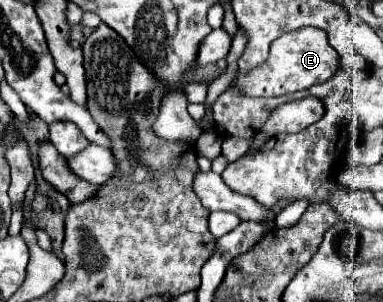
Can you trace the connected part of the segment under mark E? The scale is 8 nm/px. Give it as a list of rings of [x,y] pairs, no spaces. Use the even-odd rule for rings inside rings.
[[[303,27],[275,39],[275,43],[271,45],[267,63],[247,75],[237,75],[235,81],[239,83],[243,93],[251,97],[259,97],[259,95],[271,97],[271,95],[293,93],[293,91],[301,91],[301,89],[309,89],[313,85],[325,83],[335,75],[337,69],[341,69],[341,57],[327,43],[327,33],[323,29]]]

